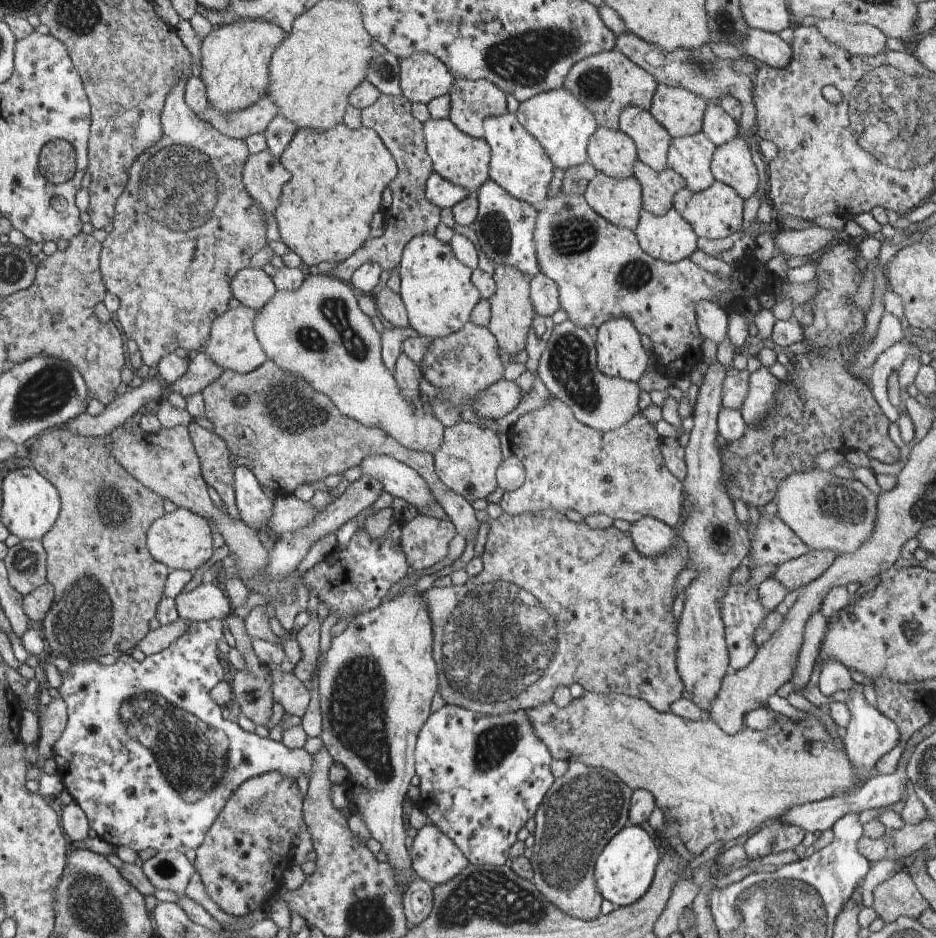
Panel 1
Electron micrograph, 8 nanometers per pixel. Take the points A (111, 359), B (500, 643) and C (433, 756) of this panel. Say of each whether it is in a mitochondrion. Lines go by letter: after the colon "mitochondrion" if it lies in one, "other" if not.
A: other
B: mitochondrion
C: other

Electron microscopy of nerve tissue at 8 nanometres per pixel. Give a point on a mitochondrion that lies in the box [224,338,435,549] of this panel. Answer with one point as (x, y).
(278, 403)

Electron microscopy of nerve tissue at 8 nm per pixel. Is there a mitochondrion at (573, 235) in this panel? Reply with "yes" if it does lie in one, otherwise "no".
yes

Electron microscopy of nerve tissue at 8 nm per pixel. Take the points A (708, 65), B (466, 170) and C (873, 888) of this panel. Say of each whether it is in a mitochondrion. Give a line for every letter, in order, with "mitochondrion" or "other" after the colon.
A: mitochondrion
B: other
C: other

